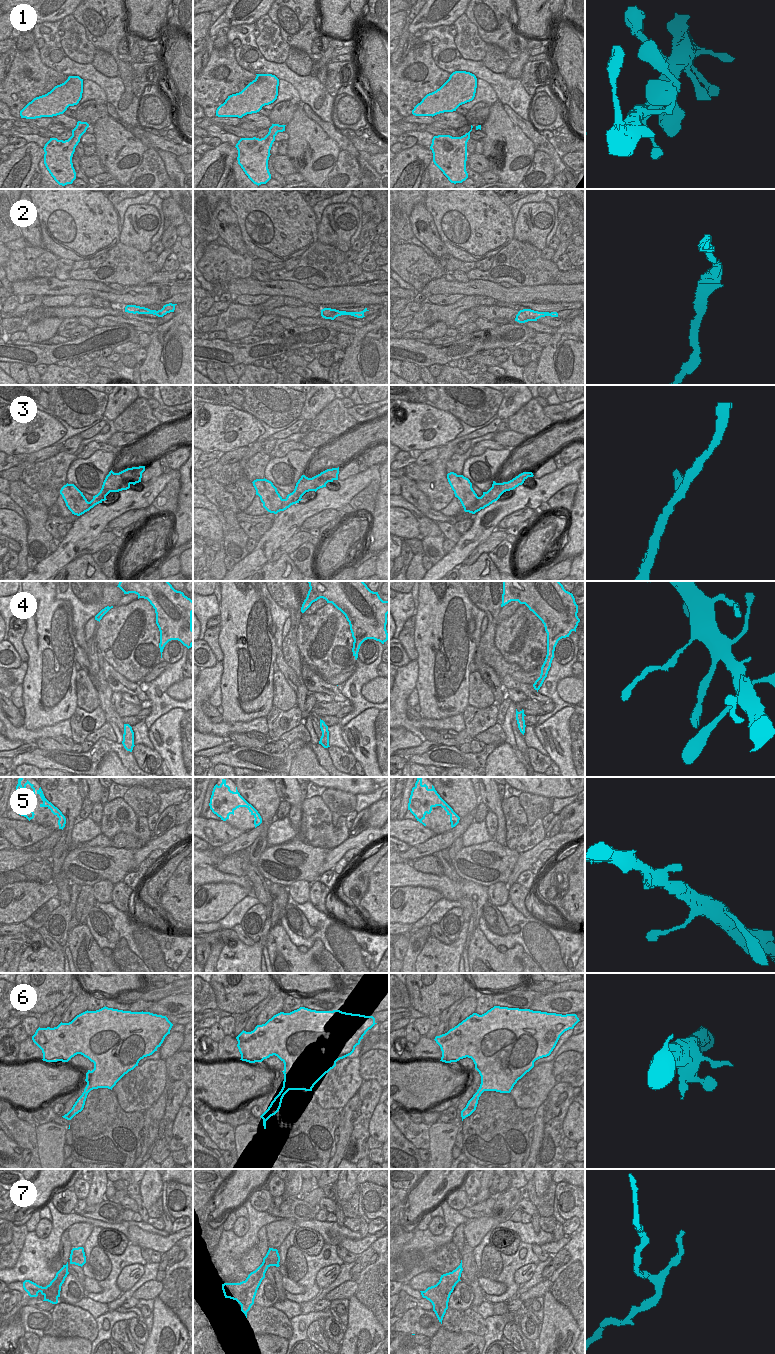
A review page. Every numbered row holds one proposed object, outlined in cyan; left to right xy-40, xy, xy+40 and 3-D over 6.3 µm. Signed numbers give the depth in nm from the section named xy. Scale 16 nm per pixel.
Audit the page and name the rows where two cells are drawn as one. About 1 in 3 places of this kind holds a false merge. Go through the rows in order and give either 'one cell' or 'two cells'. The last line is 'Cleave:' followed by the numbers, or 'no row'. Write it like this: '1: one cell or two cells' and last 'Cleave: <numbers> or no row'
1: one cell
2: one cell
3: one cell
4: one cell
5: one cell
6: one cell
7: one cell
Cleave: no row

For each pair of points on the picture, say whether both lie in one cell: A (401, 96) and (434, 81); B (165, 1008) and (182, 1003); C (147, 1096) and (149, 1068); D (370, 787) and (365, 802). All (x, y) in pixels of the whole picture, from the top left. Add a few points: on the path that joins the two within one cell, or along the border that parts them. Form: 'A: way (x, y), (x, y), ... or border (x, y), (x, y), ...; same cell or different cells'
A: way (409, 88), (412, 85), (423, 85), (426, 83); same cell
B: way (169, 1005), (172, 1002), (178, 1003); same cell
C: way (147, 1089), (149, 1075); same cell
D: border (377, 788), (369, 793), (357, 793), (355, 795); different cells

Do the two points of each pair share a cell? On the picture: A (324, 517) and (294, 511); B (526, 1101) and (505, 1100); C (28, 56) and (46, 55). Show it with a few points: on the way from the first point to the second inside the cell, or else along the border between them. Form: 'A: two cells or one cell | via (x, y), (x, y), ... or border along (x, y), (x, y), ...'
A: two cells | border along (337, 509), (323, 509), (309, 516), (301, 526)
B: two cells | border along (509, 1093), (519, 1107), (535, 1109)
C: two cells | border along (38, 49), (40, 59), (47, 66), (57, 71)

